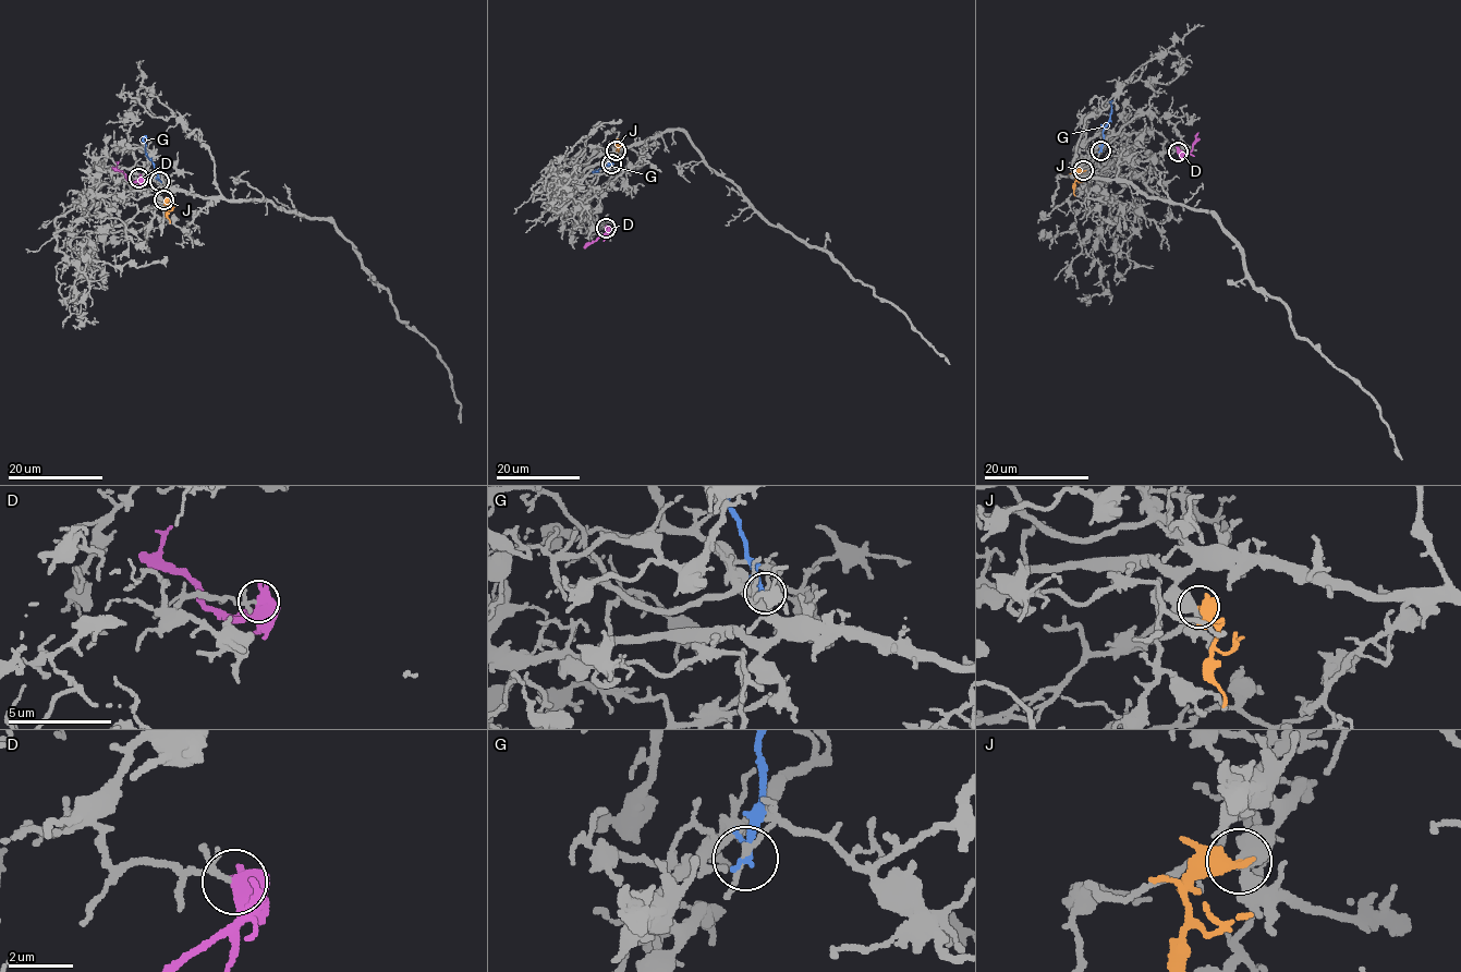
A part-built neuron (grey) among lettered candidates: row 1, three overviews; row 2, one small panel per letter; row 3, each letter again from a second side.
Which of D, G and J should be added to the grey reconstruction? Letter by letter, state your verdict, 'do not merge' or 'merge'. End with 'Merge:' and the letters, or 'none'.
D: do not merge
G: do not merge
J: do not merge
Merge: none

